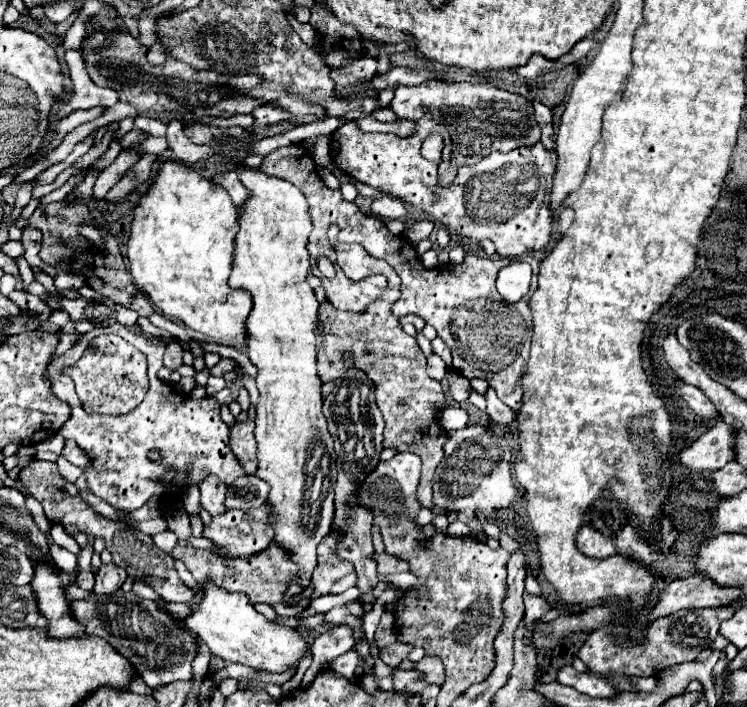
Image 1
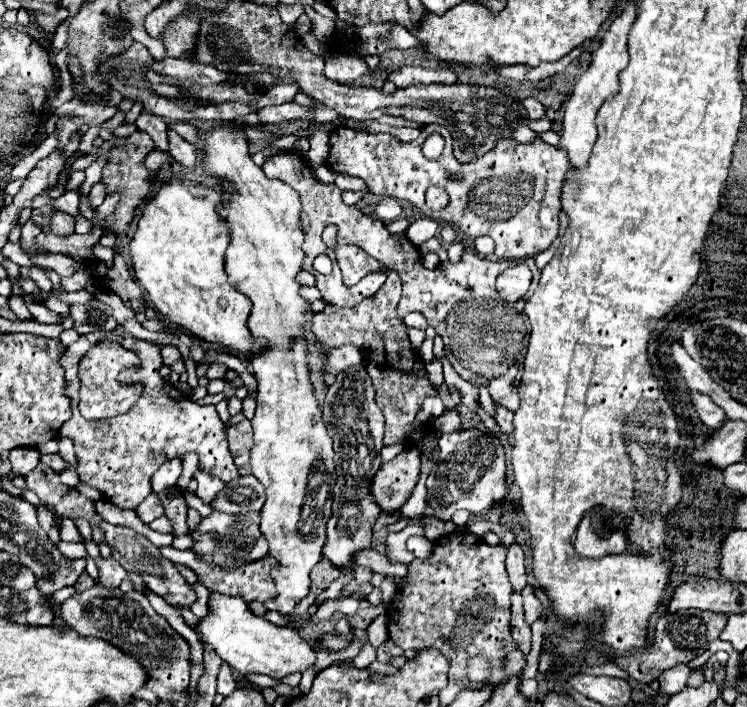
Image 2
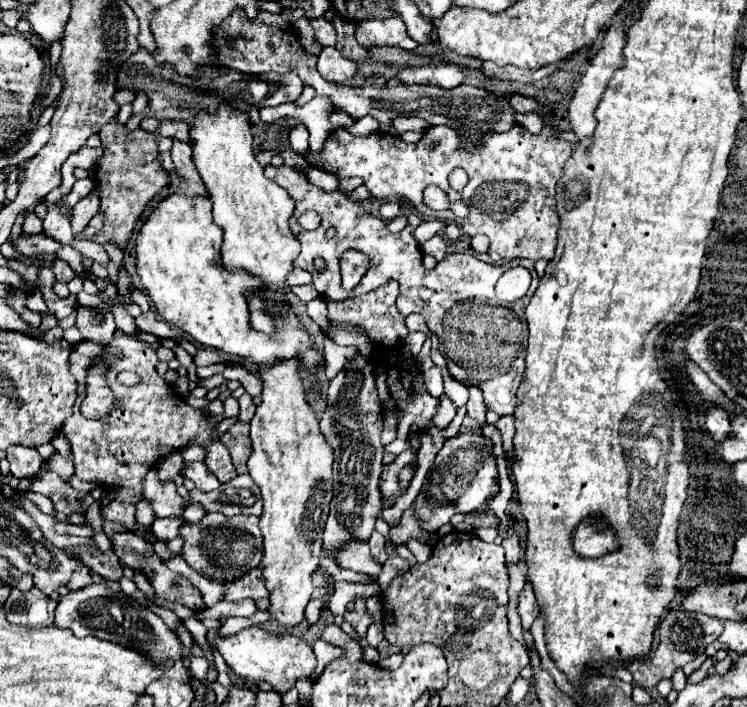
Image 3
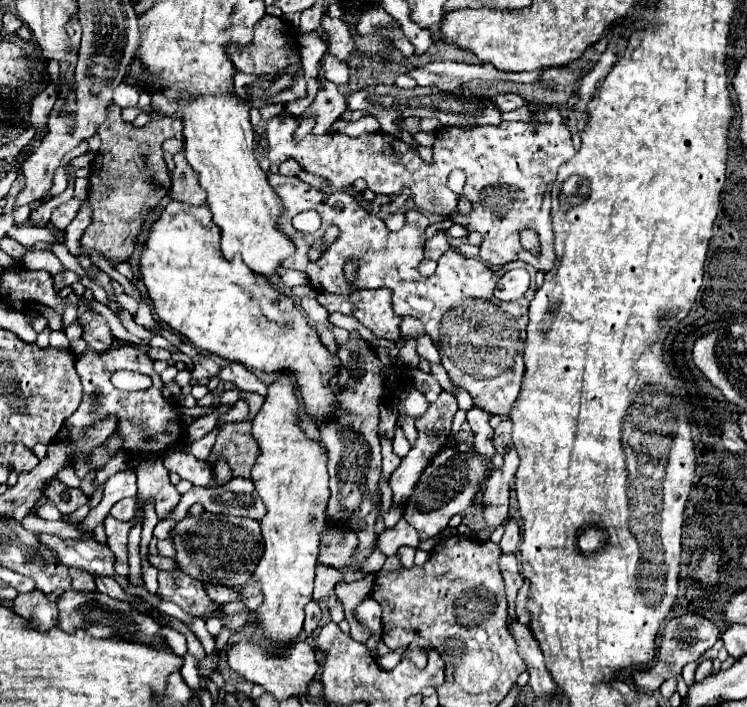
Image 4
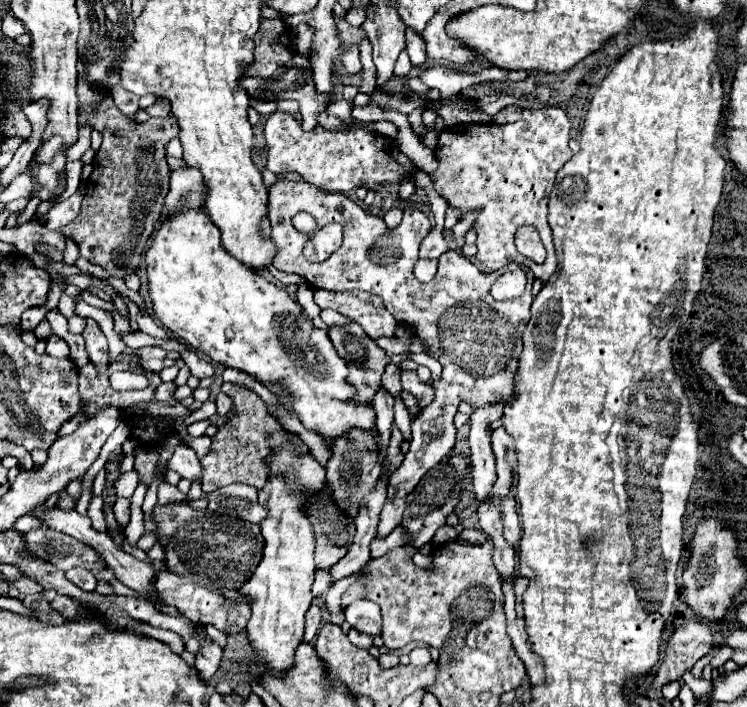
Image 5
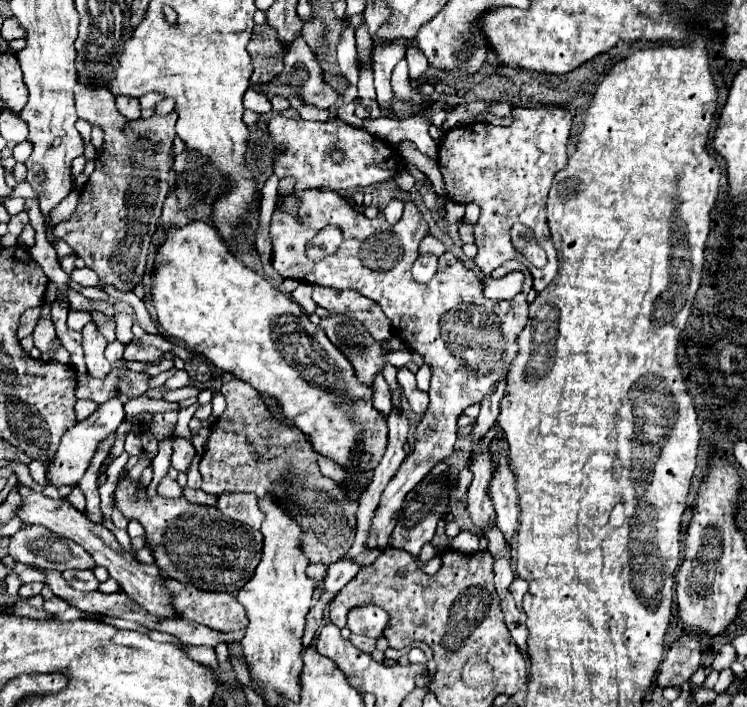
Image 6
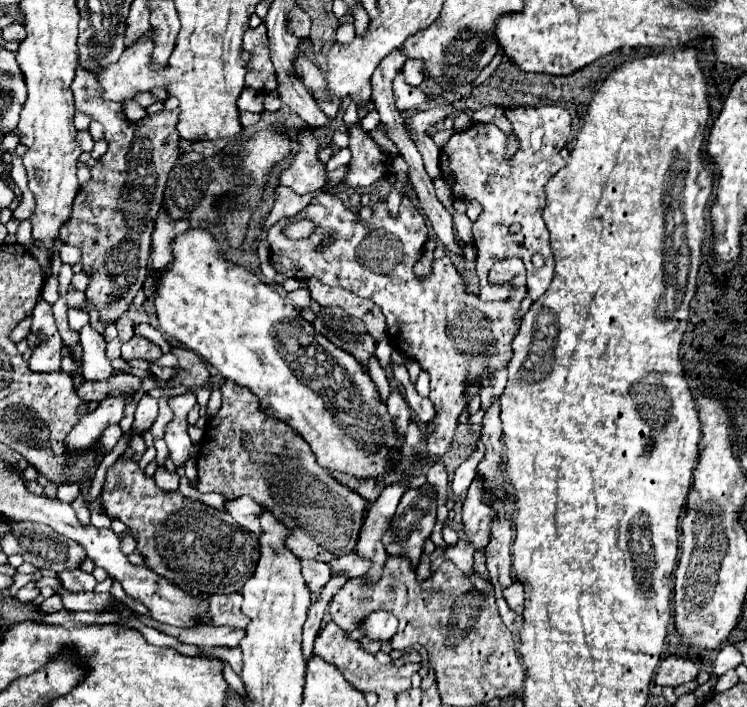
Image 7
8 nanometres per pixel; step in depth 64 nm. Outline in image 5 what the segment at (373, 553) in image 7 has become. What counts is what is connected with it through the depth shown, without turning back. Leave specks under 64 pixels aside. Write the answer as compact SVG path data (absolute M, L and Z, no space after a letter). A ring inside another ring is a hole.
M280 178L280 182L272 184L269 191L268 216L272 228L271 238L274 238L274 242L278 246L278 256L274 260L274 266L278 270L300 274L314 290L326 288L326 290L344 292L344 290L358 288L358 290L364 290L370 294L378 294L384 300L384 306L392 312L392 316L402 324L410 324L416 330L416 336L420 340L424 340L424 344L430 348L432 356L442 364L442 380L434 382L434 388L436 388L434 402L428 404L418 414L418 418L412 422L410 450L404 456L400 468L388 478L388 498L386 498L386 504L382 508L380 524L378 524L378 538L384 538L400 524L402 512L406 508L406 496L412 492L412 488L416 488L420 478L432 466L436 466L442 458L448 456L448 452L452 452L454 440L456 440L454 414L458 412L458 404L464 400L464 402L470 402L474 408L482 408L488 404L508 404L514 400L514 396L516 396L514 394L514 378L518 372L518 362L520 362L518 358L522 352L522 332L530 320L530 302L526 302L526 308L498 308L496 306L498 302L490 296L490 286L496 282L498 274L496 272L482 272L476 264L472 264L468 258L464 258L462 254L458 254L454 250L448 250L444 256L440 256L440 266L438 266L434 280L430 280L428 284L422 284L414 276L412 270L414 270L414 264L418 262L420 242L430 232L430 220L418 208L406 208L403 212L403 222L400 224L400 258L374 258L372 256L376 252L374 244L382 236L392 234L392 230L390 228L386 230L386 224L382 218L366 214L354 200L350 200L348 196L344 196L340 192L329 192L316 188L312 184L306 184L306 182L288 182L288 180ZM302 210L310 212L318 220L318 228L322 228L330 222L338 222L344 228L344 244L330 258L326 258L326 262L310 264L302 256L304 244L308 242L310 234L296 232L296 228L290 222L292 216L302 212Z

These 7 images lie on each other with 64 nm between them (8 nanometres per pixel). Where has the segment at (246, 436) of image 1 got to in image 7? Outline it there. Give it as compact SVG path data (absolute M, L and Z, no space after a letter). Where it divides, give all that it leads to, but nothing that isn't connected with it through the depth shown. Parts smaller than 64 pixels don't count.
M226 380L220 390L222 408L216 418L210 418L198 452L198 490L204 494L218 492L224 494L224 498L238 498L242 494L252 496L260 506L268 508L278 516L278 520L292 528L288 548L296 552L298 558L332 562L344 548L346 553L354 551L362 528L362 510L368 502L354 490L338 484L324 468L320 468L320 464L316 464L316 456L312 456L310 444L298 432L288 428L286 422L268 416L248 388L240 388L240 384Z

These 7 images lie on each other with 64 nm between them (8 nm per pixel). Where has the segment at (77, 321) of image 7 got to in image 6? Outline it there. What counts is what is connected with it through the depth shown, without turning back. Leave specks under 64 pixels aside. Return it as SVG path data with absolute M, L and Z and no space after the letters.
M70 310L70 314L68 314L68 328L70 330L78 330L80 332L86 322L90 322L90 314L88 312L74 312L74 310Z

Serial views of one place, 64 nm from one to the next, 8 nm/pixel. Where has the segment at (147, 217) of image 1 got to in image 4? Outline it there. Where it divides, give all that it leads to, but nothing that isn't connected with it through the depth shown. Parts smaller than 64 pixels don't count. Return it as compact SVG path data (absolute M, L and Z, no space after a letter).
M170 200L160 218L148 230L148 238L140 254L140 272L154 312L162 324L168 324L174 332L188 338L198 350L240 362L246 368L264 372L278 372L288 368L296 376L306 414L318 416L320 420L334 416L336 402L330 380L338 374L342 362L322 346L320 336L312 324L302 316L302 312L288 296L278 292L264 276L250 272L244 262L224 260L220 252L220 228L212 222L212 214L206 204L190 206L178 200Z

